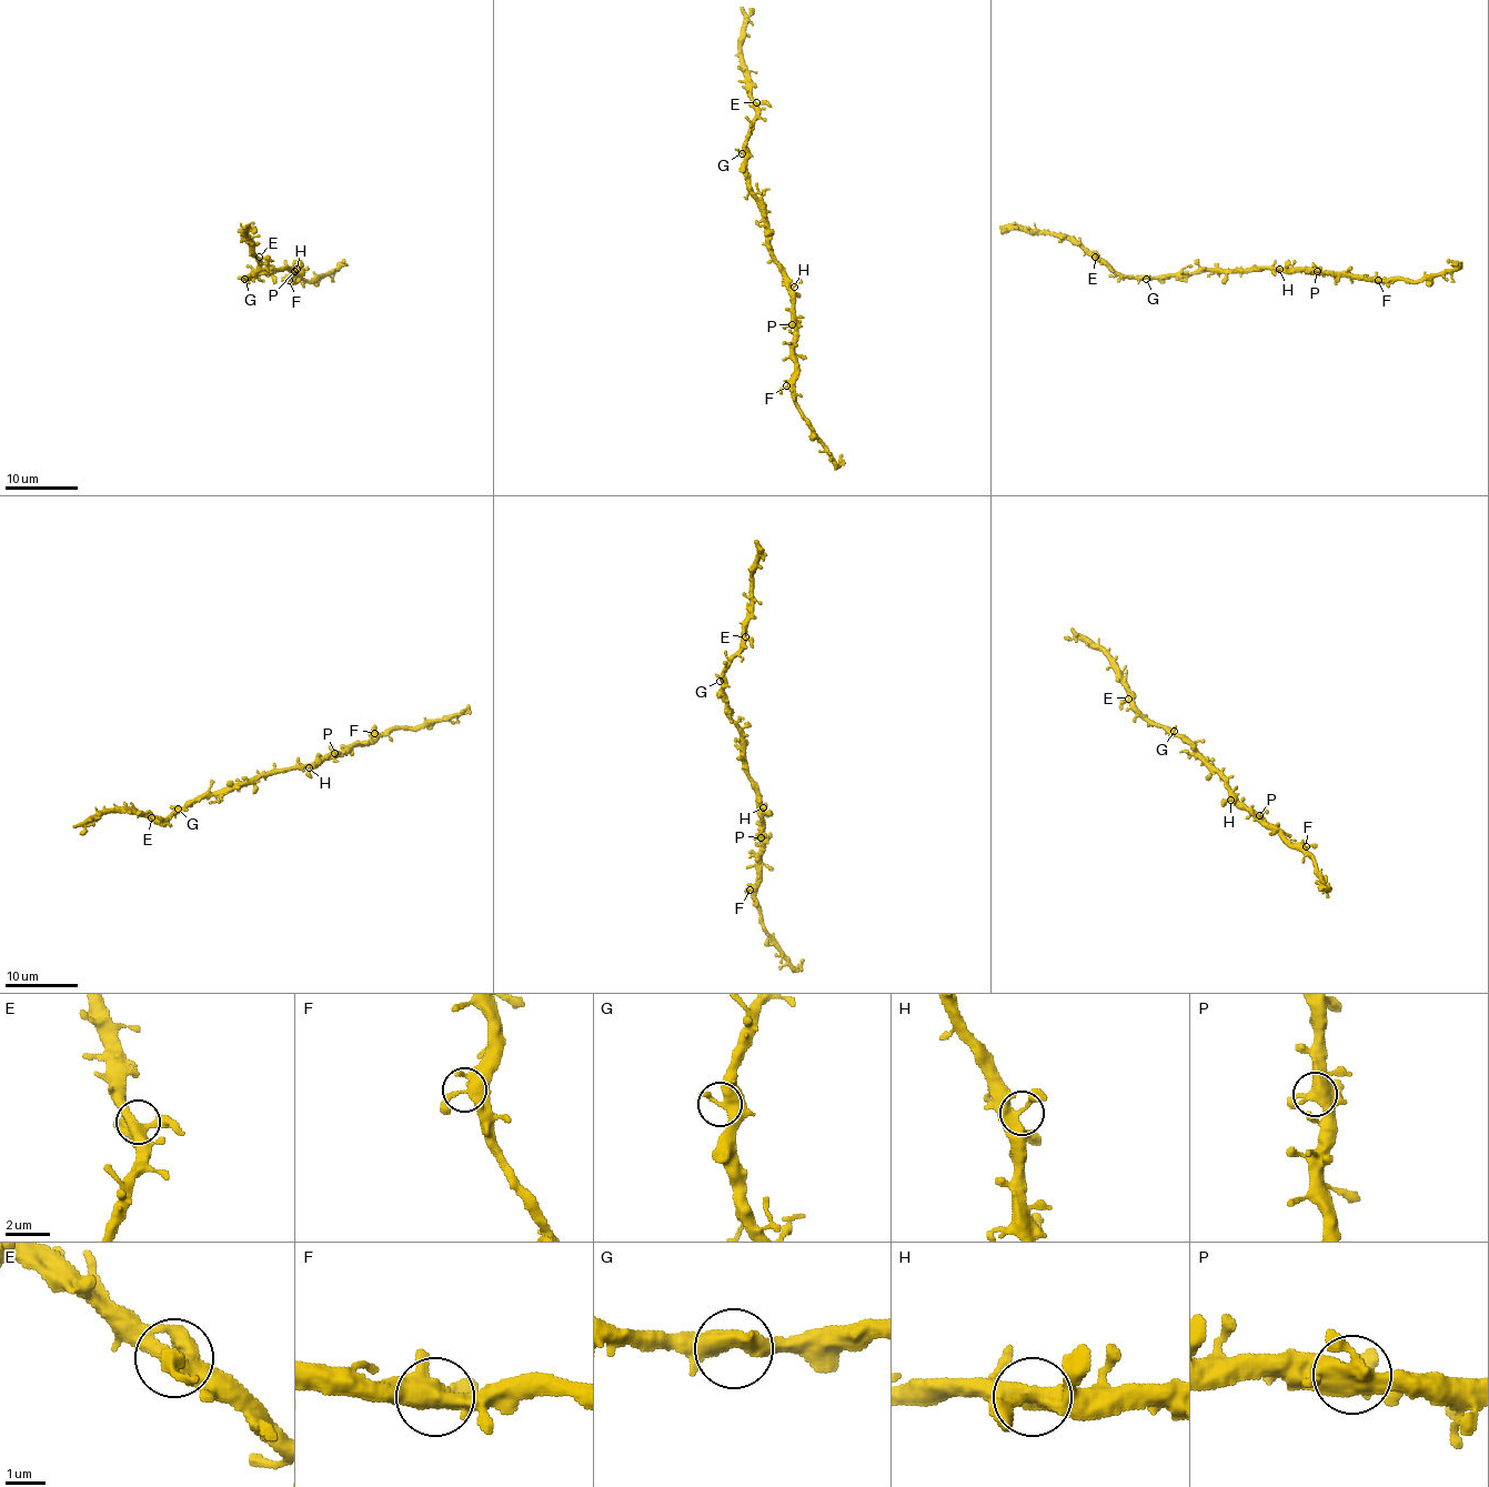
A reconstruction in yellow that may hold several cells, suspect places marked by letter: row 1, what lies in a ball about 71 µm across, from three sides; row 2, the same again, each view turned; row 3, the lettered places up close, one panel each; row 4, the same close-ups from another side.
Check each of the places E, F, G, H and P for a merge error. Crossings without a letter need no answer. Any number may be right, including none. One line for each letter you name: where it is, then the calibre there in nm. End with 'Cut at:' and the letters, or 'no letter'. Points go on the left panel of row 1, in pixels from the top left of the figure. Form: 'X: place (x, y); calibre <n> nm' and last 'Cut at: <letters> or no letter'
Cut at: no letter

